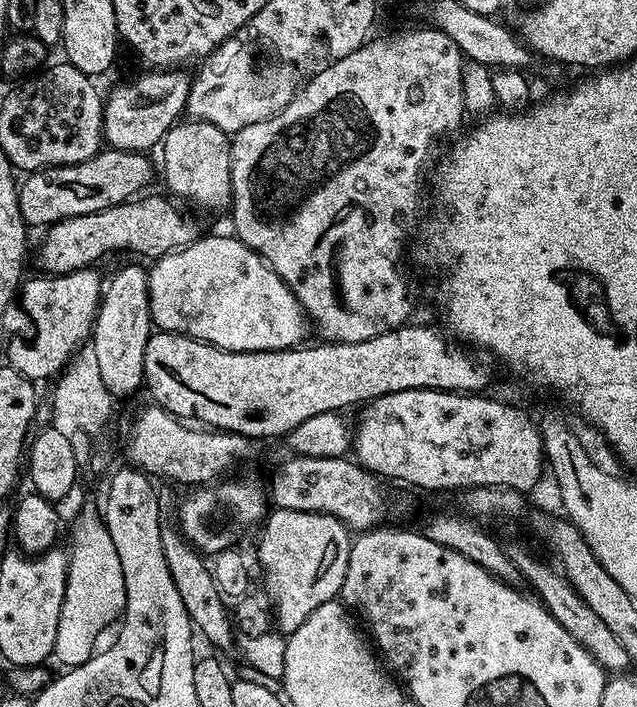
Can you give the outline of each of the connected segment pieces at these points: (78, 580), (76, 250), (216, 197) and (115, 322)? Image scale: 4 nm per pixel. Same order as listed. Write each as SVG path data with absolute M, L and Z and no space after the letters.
M86 508L77 516L70 534L70 550L66 555L67 582L62 610L59 611L53 657L64 664L63 667L69 668L86 663L95 653L98 636L123 617L125 578L110 532L106 530L97 509Z
M145 195L144 201L133 198L118 206L98 210L94 214L71 216L51 225L36 252L36 264L41 273L61 276L67 272L78 272L82 268L92 268L95 260L103 258L107 252L125 248L128 252L141 252L144 256L159 258L167 252L184 248L194 239L192 224L171 204L171 199Z
M185 119L173 124L162 141L164 180L173 197L193 200L204 208L220 208L232 199L232 142L229 133L205 120Z
M136 264L120 269L103 291L90 333L102 383L114 398L128 396L143 385L145 346L152 333L148 272Z

